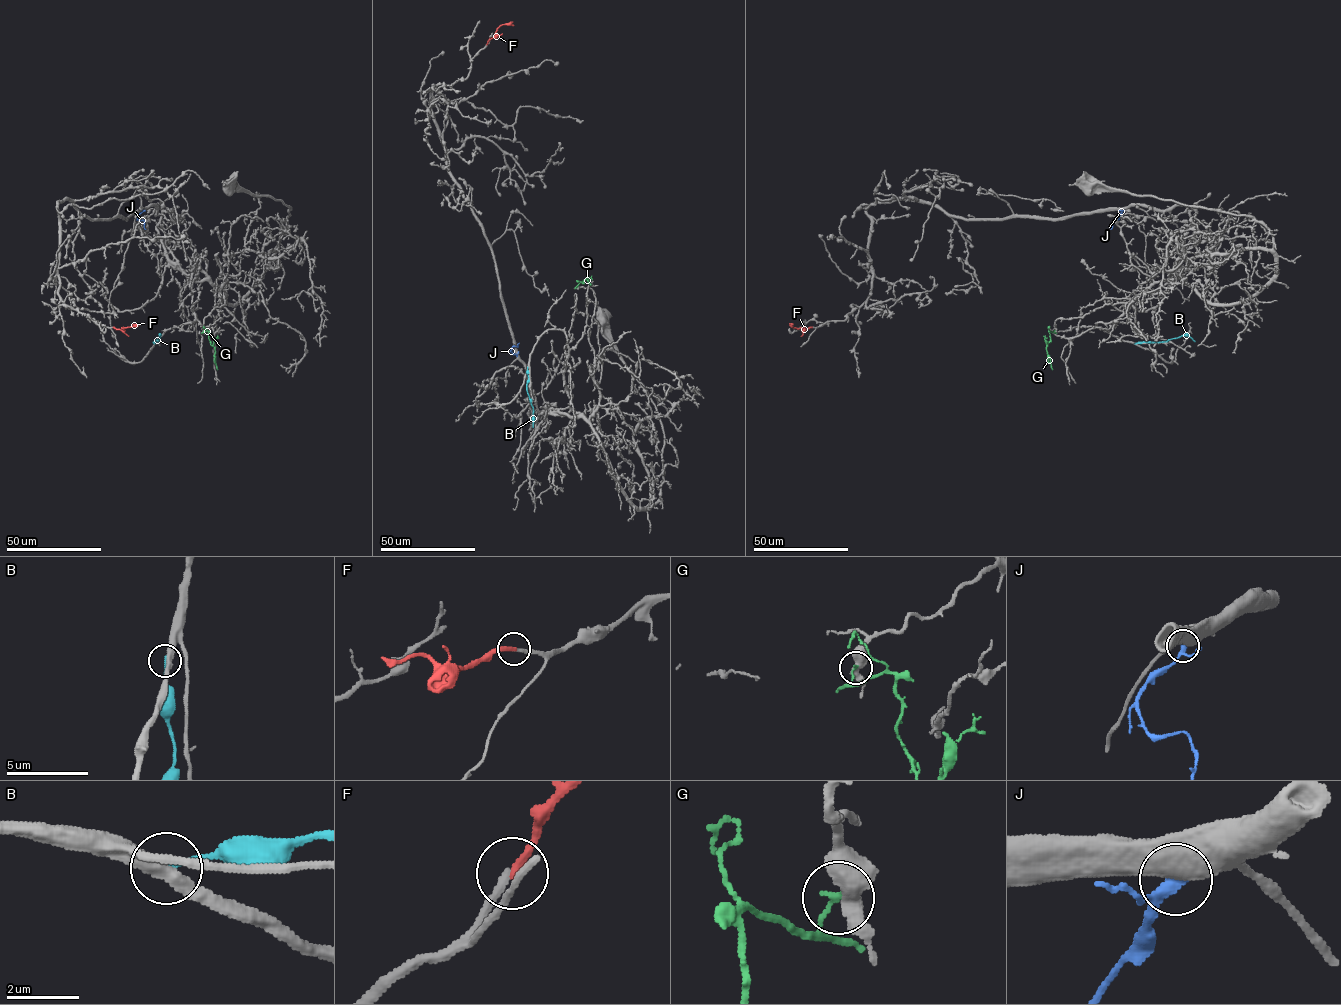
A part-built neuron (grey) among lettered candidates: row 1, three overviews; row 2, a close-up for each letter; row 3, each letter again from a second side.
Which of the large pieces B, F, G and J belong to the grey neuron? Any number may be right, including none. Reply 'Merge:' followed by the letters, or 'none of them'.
Merge: F

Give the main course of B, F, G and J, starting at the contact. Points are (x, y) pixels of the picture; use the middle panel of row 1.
B: (527, 367), (533, 427)
F: (487, 44), (500, 25), (513, 22)
G: (577, 287), (584, 279), (588, 279), (591, 284)
J: (516, 355), (511, 349), (519, 343)

